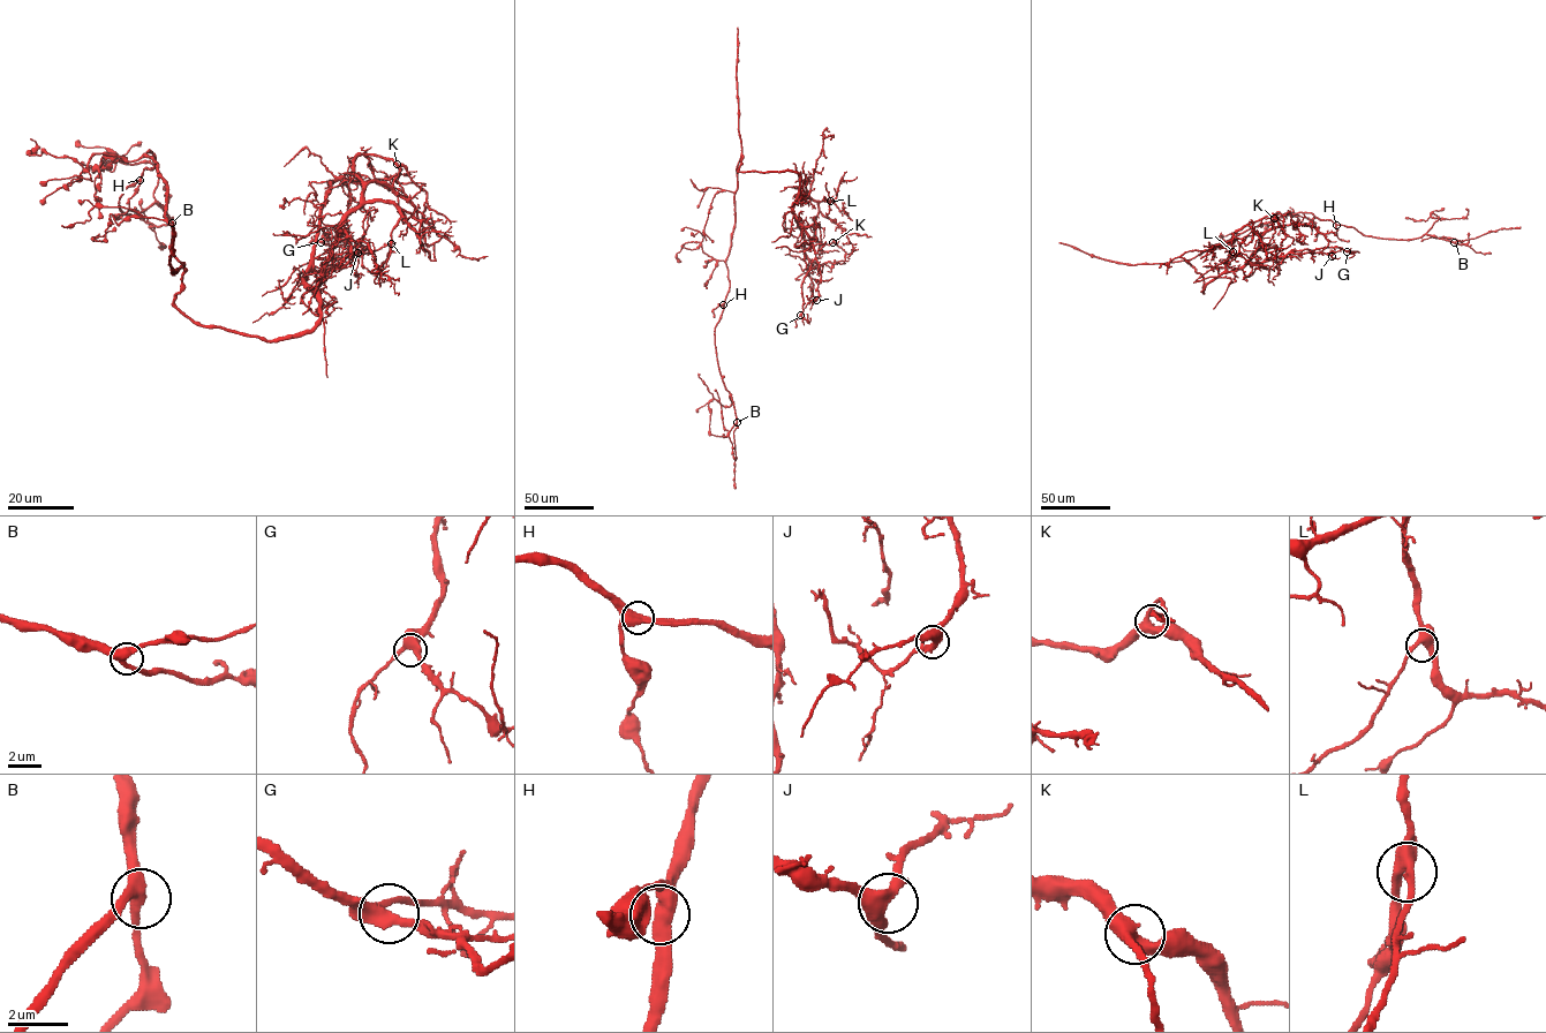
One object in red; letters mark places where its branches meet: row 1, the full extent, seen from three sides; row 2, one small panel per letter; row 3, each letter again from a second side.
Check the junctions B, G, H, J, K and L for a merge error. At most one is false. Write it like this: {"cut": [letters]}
{"cut": []}

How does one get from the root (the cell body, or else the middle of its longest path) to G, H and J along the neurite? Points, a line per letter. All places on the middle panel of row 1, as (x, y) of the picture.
G: (734, 195), (741, 156), (738, 171), (793, 171), (800, 175), (793, 213), (815, 254), (802, 283), (800, 315)
H: (734, 195), (734, 227), (725, 262), (730, 287), (723, 304)
J: (734, 195), (741, 156), (738, 171), (793, 171), (800, 175), (793, 213), (813, 247), (819, 266), (816, 300)

